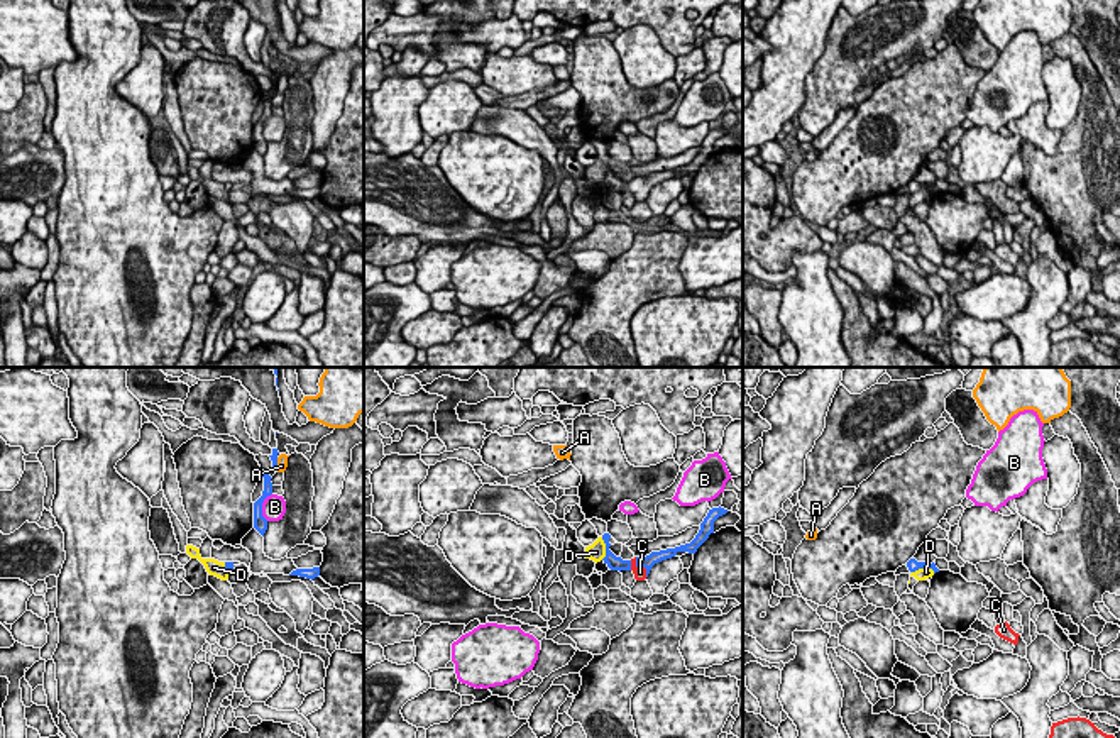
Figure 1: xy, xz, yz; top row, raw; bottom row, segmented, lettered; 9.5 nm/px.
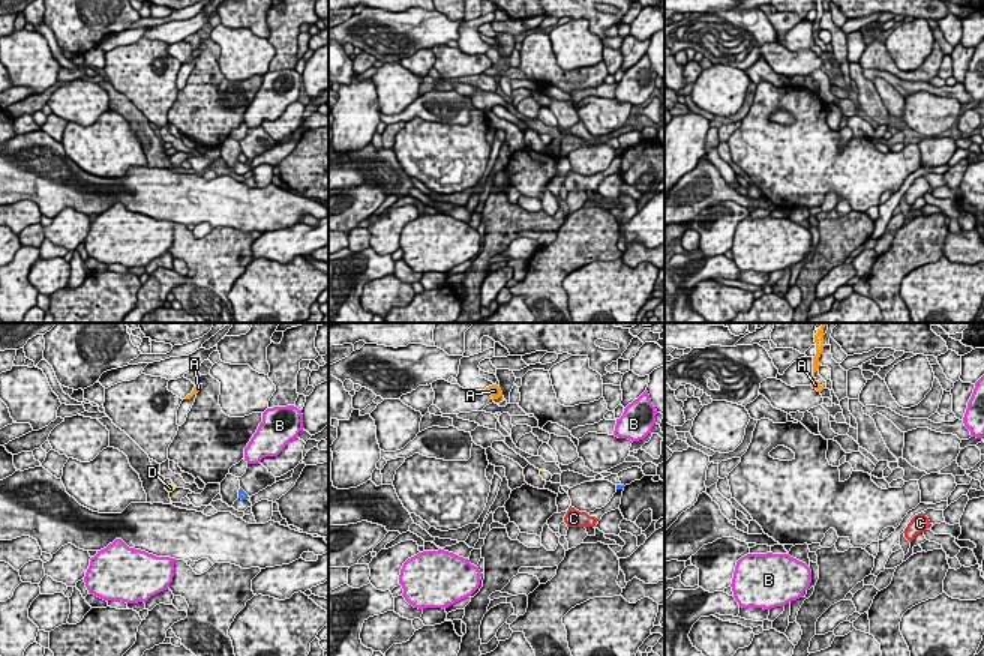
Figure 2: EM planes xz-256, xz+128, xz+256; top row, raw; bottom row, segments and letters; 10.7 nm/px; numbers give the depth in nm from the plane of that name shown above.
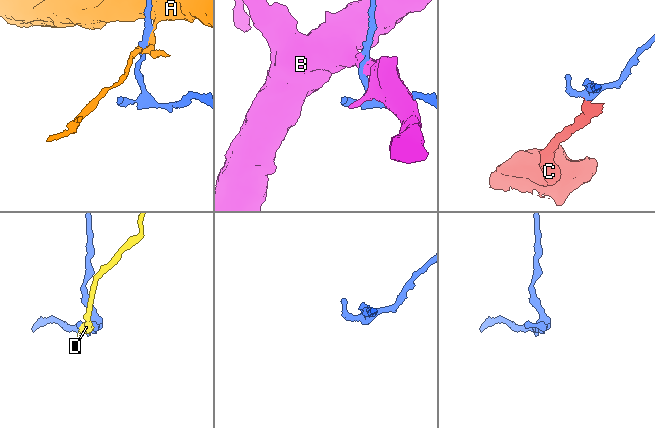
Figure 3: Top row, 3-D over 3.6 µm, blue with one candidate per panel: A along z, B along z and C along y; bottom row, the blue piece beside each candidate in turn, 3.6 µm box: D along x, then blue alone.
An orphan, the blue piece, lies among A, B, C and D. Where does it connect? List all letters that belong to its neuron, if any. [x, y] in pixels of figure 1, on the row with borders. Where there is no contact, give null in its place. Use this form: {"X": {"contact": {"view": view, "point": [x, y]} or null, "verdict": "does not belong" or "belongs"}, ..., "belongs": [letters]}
{"A": {"contact": {"view": "xy", "point": [276, 462]}, "verdict": "does not belong"}, "B": {"contact": {"view": "xy", "point": [261, 506]}, "verdict": "does not belong"}, "C": {"contact": {"view": "xz", "point": [642, 566]}, "verdict": "belongs"}, "D": {"contact": {"view": "yz", "point": [922, 567]}, "verdict": "does not belong"}, "belongs": ["C"]}

